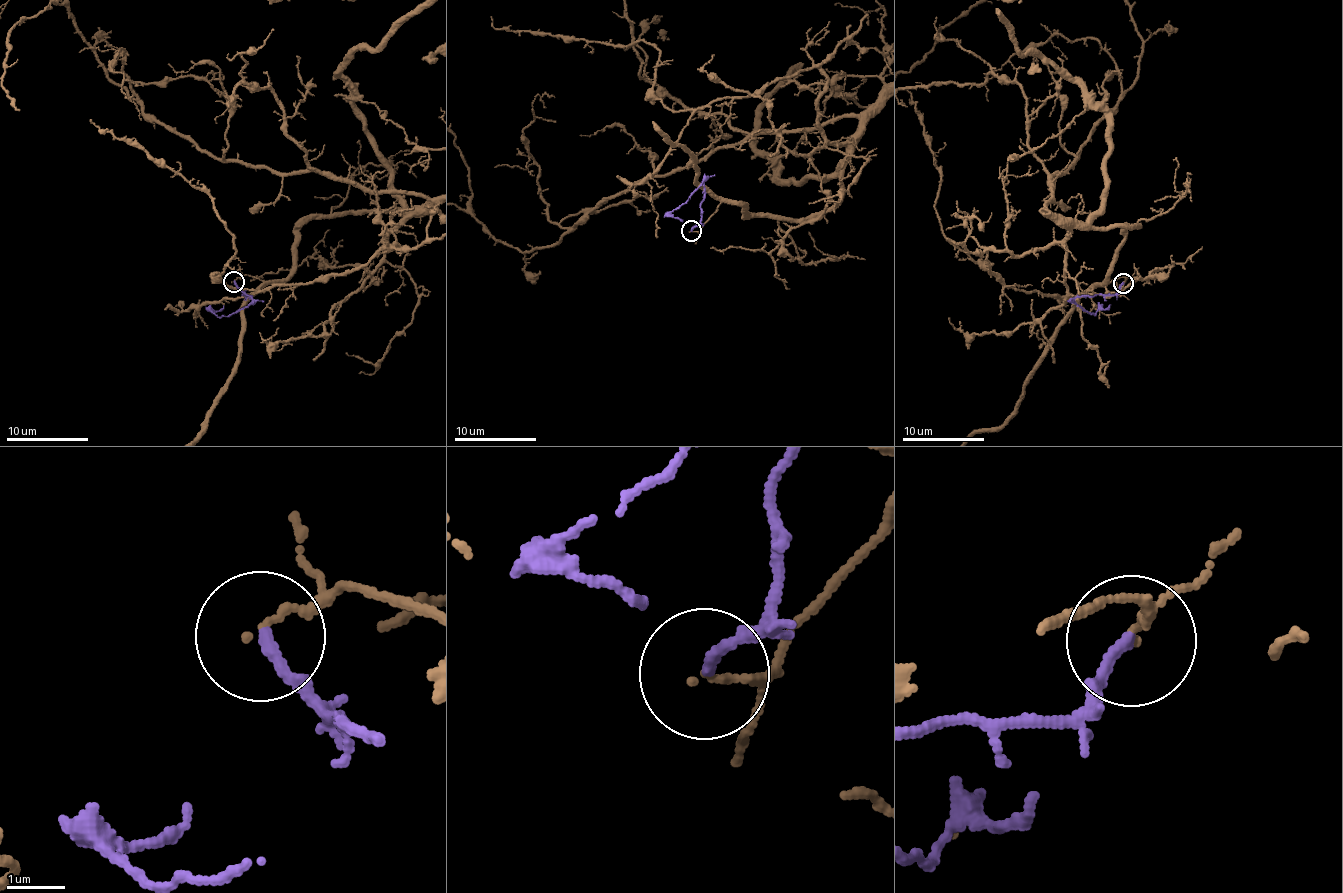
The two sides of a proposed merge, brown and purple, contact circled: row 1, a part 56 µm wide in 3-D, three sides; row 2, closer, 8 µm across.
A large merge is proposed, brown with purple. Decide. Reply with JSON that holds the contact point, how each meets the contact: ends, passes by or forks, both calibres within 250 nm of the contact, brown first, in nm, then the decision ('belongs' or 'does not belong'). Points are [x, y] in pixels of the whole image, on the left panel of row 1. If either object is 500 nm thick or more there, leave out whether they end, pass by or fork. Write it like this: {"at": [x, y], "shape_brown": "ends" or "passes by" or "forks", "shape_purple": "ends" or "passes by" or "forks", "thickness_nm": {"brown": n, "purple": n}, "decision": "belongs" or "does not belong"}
{"at": [233, 282], "shape_brown": "ends", "shape_purple": "ends", "thickness_nm": {"brown": 120, "purple": 190}, "decision": "does not belong"}

